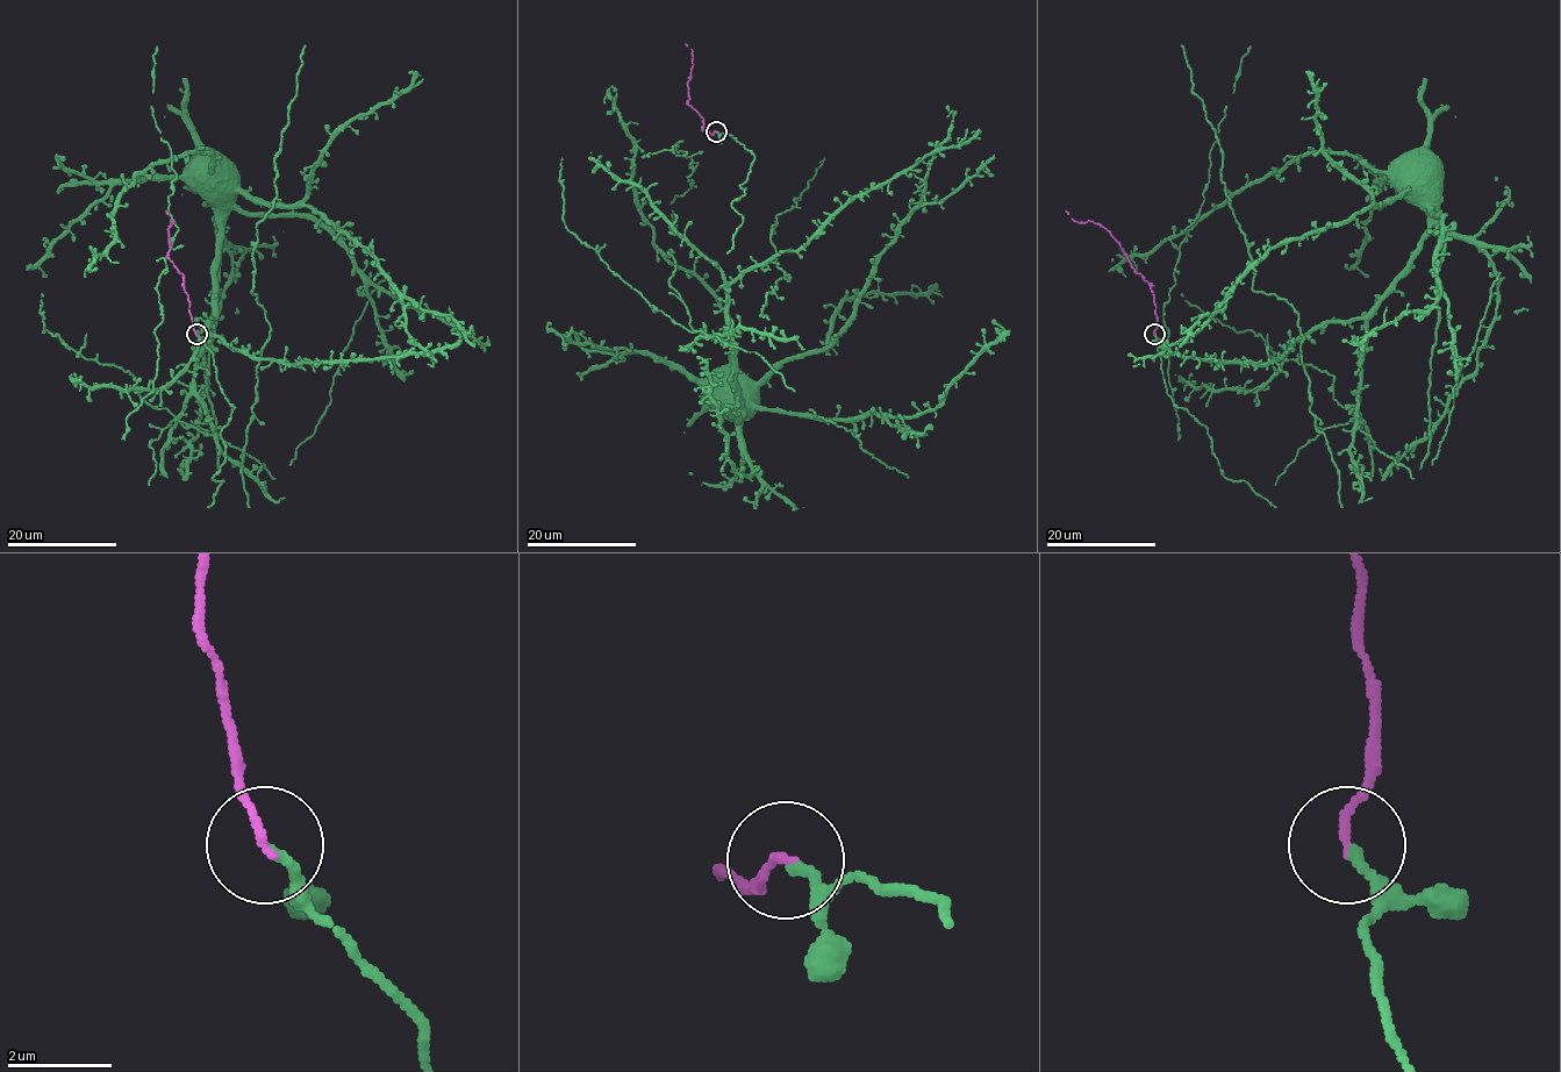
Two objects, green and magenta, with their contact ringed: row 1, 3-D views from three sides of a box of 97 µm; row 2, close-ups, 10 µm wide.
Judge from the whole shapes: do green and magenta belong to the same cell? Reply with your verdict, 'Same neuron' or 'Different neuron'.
Same neuron

